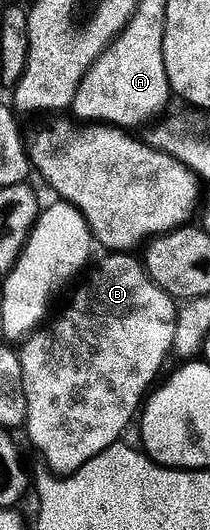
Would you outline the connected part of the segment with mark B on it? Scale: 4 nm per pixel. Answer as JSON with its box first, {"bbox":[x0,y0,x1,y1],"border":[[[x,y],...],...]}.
{"bbox":[18,253,177,477],"border":[[[111,253],[93,269],[86,274],[87,282],[76,291],[71,306],[55,322],[36,329],[18,350],[27,396],[25,433],[31,436],[36,451],[43,453],[46,468],[60,477],[70,477],[110,445],[120,444],[119,436],[130,425],[132,428],[145,398],[160,380],[159,372],[167,356],[172,356],[177,331],[177,301],[153,283],[140,258]]]}

